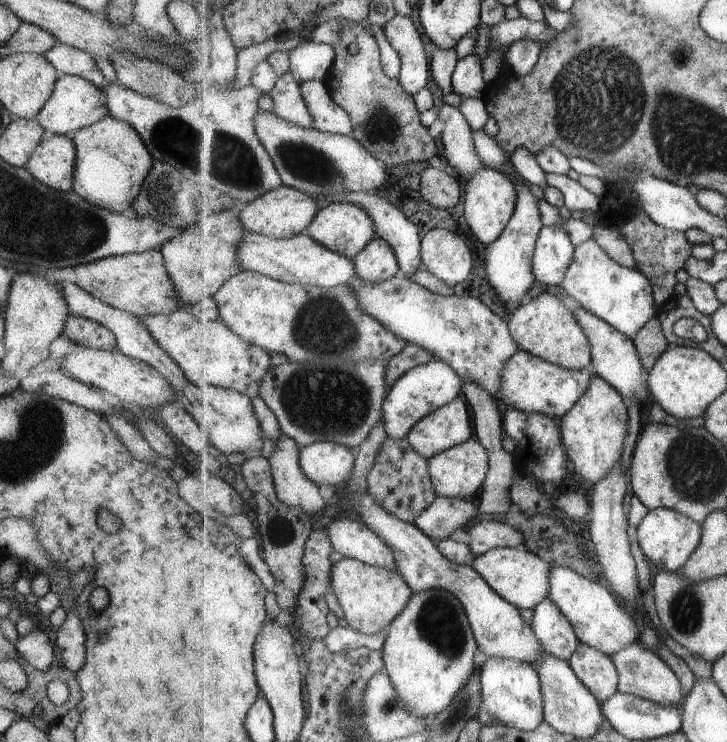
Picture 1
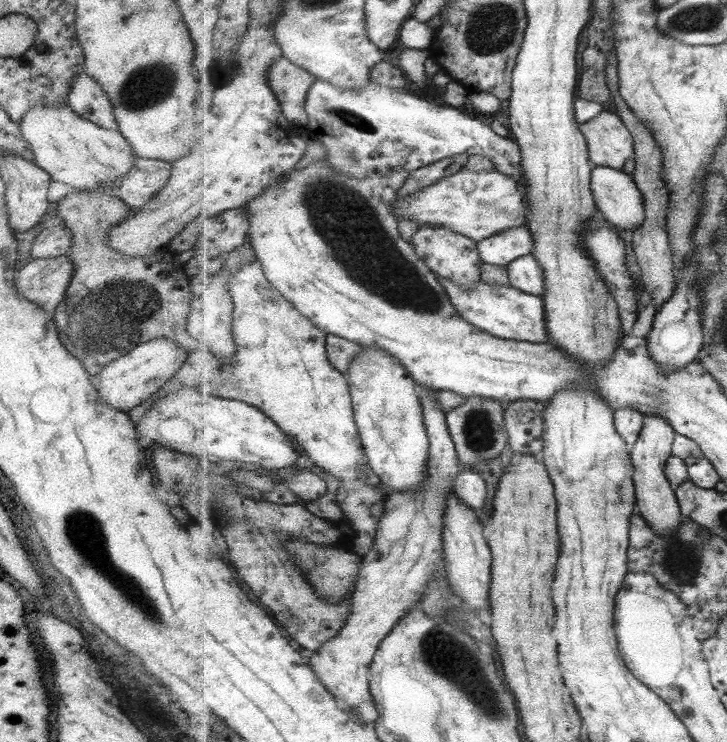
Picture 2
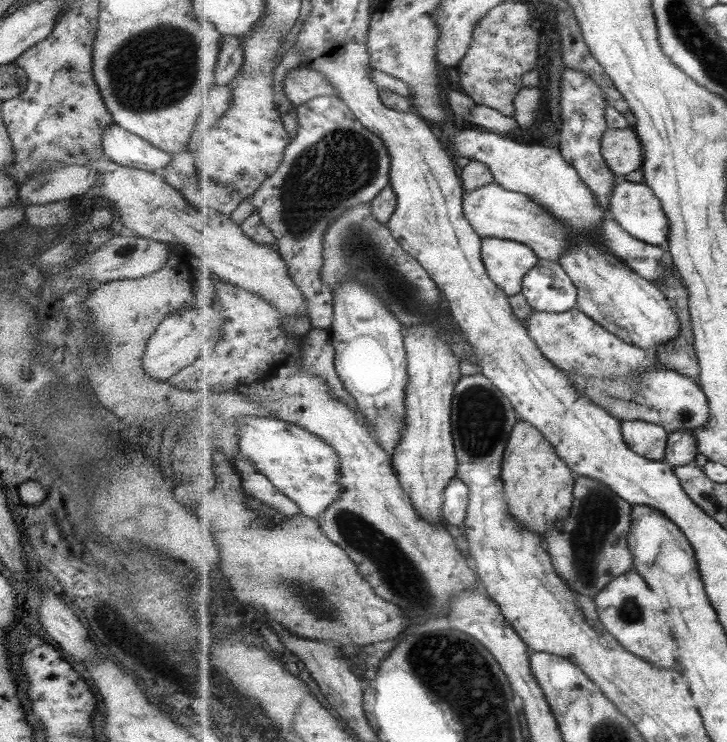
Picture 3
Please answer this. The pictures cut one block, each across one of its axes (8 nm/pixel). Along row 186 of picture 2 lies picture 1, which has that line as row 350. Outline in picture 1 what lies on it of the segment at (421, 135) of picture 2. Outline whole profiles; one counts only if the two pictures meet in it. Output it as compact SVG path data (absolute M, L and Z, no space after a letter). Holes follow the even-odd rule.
M521 348L511 356L510 360L507 360L506 368L503 368L503 390L500 397L502 407L545 414L555 420L561 420L589 390L594 374L593 367L583 368L583 370L565 369Z

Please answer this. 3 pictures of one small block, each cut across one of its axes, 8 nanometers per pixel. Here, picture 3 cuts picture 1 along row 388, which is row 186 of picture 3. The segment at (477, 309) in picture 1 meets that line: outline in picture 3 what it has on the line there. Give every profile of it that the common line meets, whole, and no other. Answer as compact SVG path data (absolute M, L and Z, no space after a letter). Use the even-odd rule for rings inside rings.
M493 183L479 191L465 192L464 208L467 218L475 230L483 237L503 237L519 241L535 250L539 259L559 263L559 259L573 247L574 230L559 217L554 217L547 209L537 204L530 196L513 192Z

